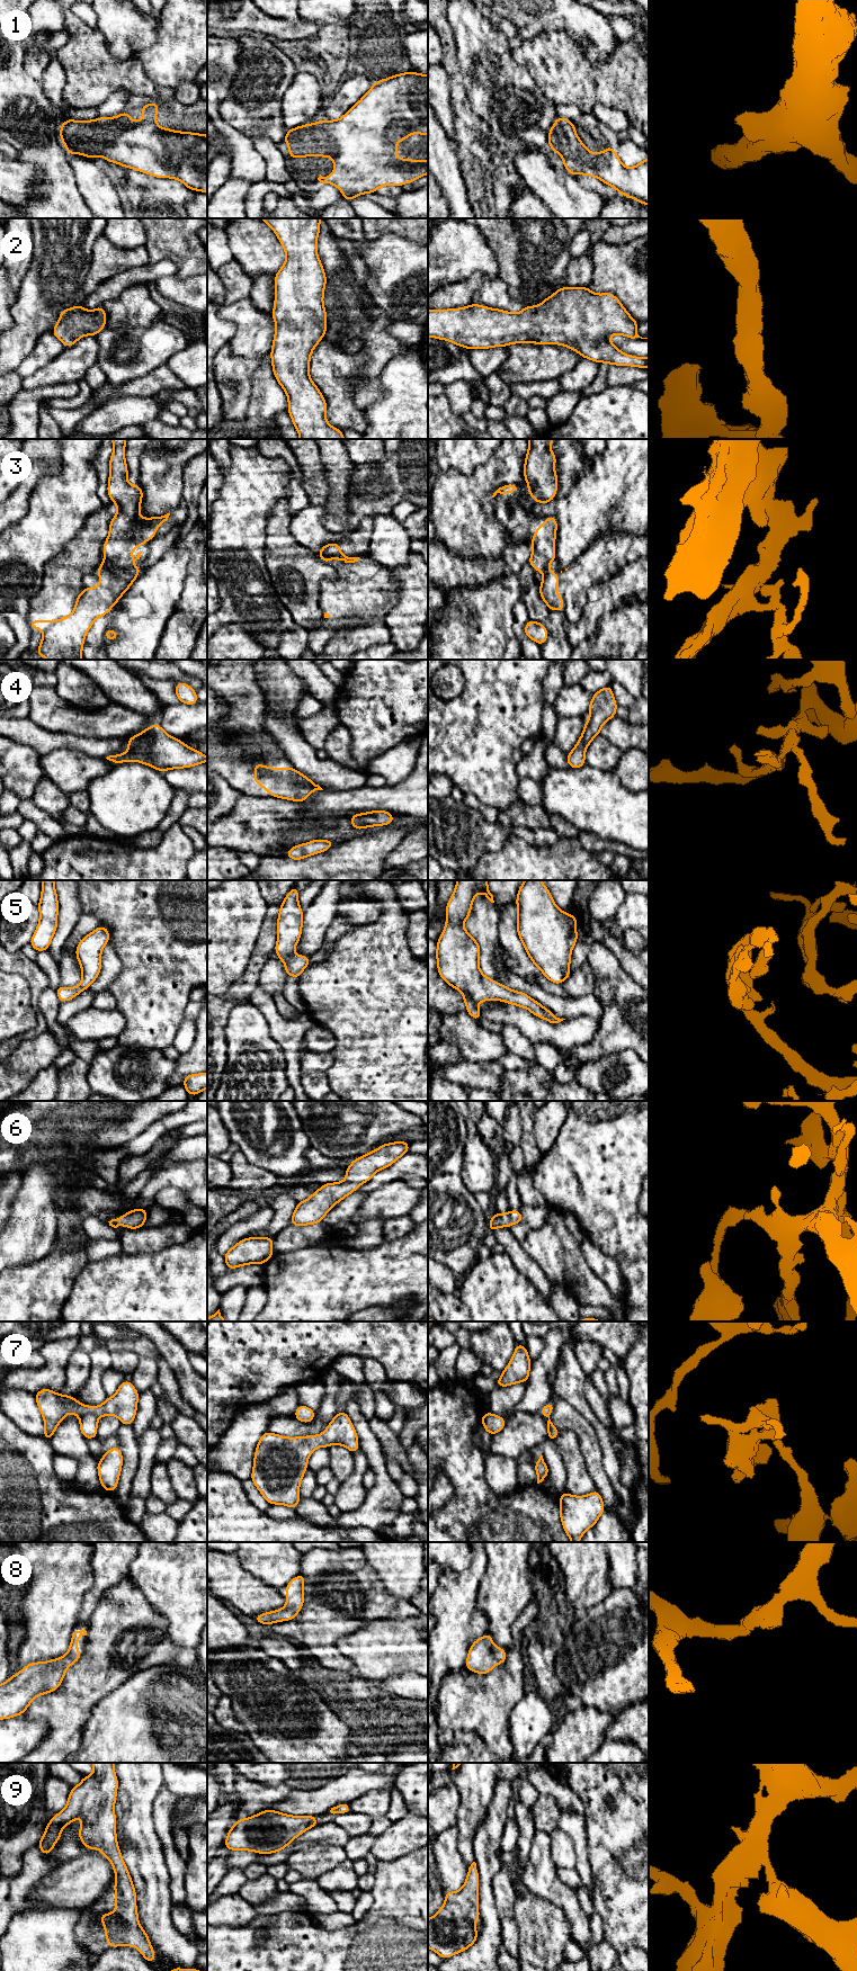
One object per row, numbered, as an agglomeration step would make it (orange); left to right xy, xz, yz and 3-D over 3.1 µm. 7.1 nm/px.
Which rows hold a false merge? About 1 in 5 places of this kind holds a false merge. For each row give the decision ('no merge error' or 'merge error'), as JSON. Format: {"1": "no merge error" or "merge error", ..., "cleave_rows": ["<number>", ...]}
{"1": "no merge error", "2": "no merge error", "3": "merge error", "4": "no merge error", "5": "no merge error", "6": "no merge error", "7": "no merge error", "8": "no merge error", "9": "no merge error", "cleave_rows": ["3"]}

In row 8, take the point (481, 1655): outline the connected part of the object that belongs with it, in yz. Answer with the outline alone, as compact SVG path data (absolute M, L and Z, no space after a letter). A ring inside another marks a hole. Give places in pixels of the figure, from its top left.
M485 1633L475 1640L468 1649L466 1658L466 1669L485 1675L499 1664L503 1664L507 1658L507 1650L493 1645L492 1636Z

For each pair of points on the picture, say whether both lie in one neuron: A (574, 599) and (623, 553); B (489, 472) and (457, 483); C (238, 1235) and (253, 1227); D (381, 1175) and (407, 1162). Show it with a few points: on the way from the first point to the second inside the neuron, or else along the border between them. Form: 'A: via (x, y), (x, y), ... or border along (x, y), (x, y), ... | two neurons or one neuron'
A: via (579, 584), (608, 555) | one neuron
B: via (481, 478), (465, 483) | one neuron
C: via (241, 1232), (250, 1227) | one neuron
D: via (387, 1174), (400, 1167) | one neuron

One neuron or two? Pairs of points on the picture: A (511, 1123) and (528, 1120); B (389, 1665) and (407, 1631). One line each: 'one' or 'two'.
A: two
B: one

